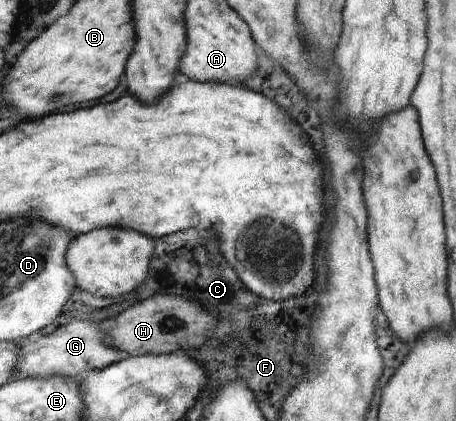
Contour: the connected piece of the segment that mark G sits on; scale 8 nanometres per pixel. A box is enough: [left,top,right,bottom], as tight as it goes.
[18,320,121,379]

